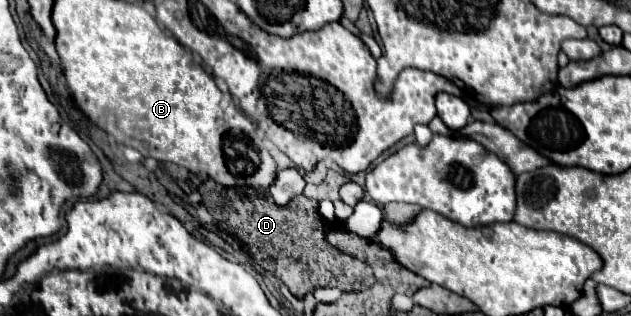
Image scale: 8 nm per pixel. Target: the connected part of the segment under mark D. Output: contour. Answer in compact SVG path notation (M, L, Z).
M212 179L204 181L198 187L198 193L202 195L202 203L210 211L210 215L214 219L226 219L228 231L244 247L252 249L252 251L248 251L250 257L258 265L260 265L260 259L264 259L264 269L274 271L284 281L284 285L290 289L290 293L294 293L298 299L302 299L308 291L312 291L316 287L338 287L342 291L364 291L374 285L374 273L366 263L340 253L324 239L324 221L318 215L316 201L300 195L294 201L290 201L288 205L278 207L278 205L274 205L274 199L266 191L258 191L254 187L222 187L222 185L214 183Z

